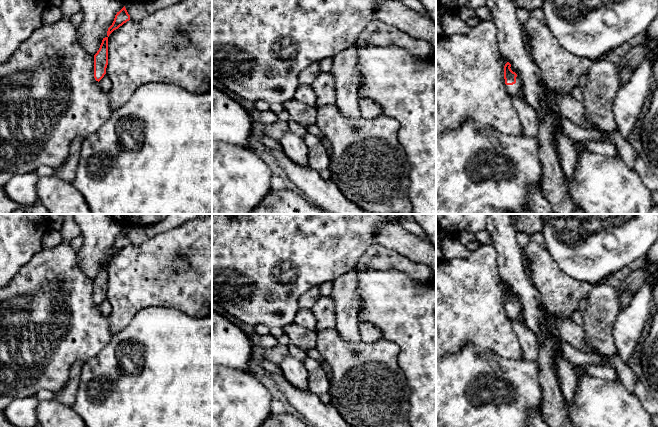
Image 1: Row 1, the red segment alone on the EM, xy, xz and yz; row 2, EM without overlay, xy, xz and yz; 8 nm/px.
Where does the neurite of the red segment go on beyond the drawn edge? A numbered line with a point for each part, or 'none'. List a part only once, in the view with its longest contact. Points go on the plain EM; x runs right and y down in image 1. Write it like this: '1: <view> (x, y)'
1: yz (515, 314)

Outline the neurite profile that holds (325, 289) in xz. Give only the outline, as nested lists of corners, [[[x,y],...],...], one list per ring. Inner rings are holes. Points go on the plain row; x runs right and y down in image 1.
[[[326,282],[319,286],[320,296],[329,296],[332,291],[332,282]]]

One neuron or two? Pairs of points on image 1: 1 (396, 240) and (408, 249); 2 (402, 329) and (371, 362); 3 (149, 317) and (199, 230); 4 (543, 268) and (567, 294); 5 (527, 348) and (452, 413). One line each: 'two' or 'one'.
1: one
2: two
3: two
4: one
5: two

